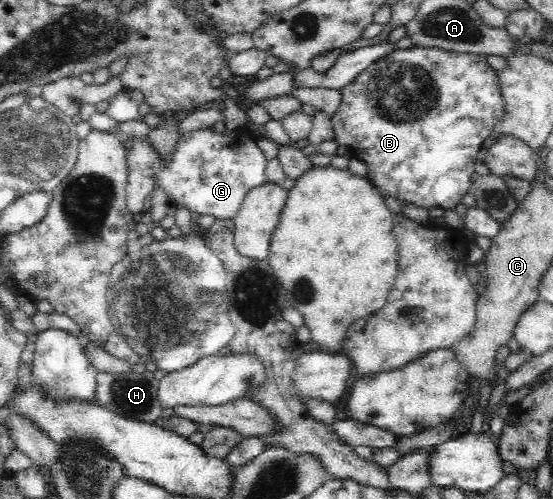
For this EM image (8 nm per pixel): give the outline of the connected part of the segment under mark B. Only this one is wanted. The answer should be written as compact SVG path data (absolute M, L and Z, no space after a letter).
M409 47L408 49L397 49L388 55L376 60L369 68L359 73L351 84L347 84L342 89L341 102L339 108L330 118L335 133L334 140L341 146L348 146L351 156L363 161L367 166L367 179L378 193L389 195L393 200L404 204L408 202L417 208L429 211L430 208L440 208L454 211L456 206L461 203L461 199L470 192L472 186L471 176L477 164L477 152L482 149L485 138L489 138L495 124L505 116L503 113L503 93L499 87L496 70L487 63L487 56L484 54L469 54L443 50L440 48Z

